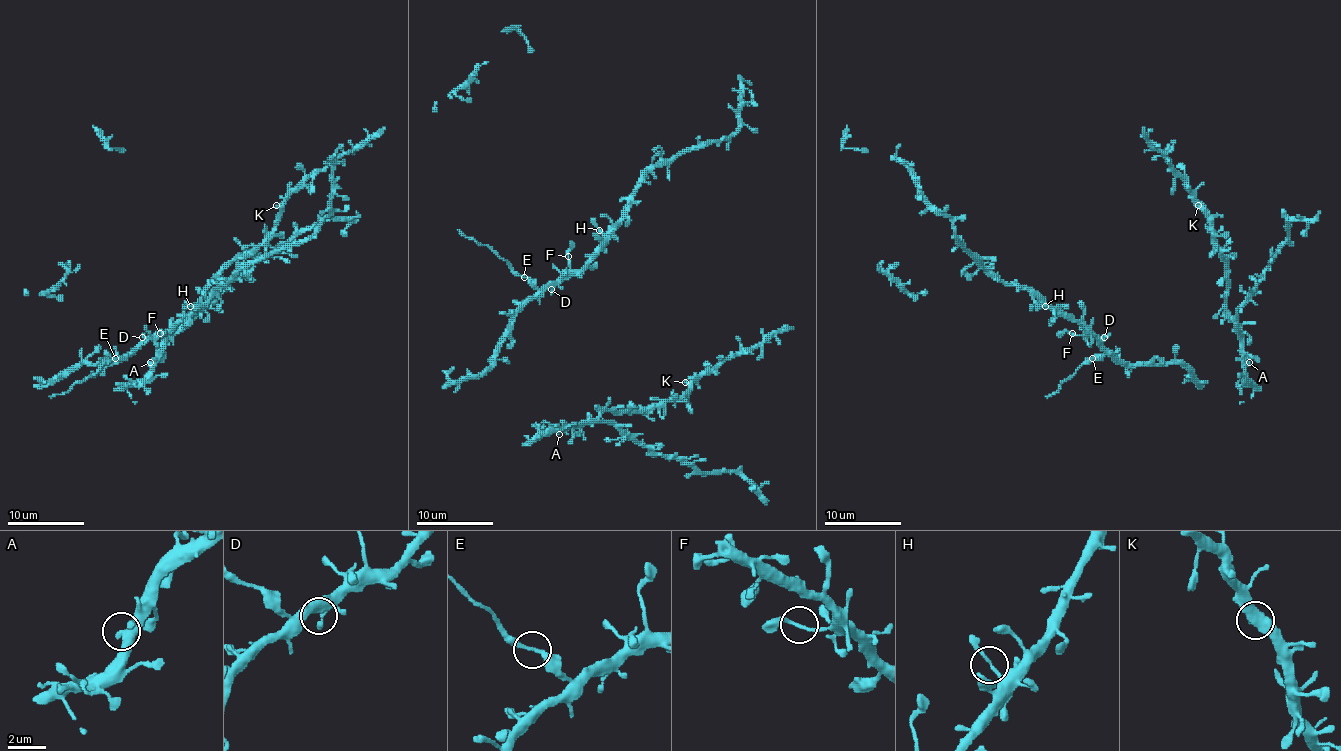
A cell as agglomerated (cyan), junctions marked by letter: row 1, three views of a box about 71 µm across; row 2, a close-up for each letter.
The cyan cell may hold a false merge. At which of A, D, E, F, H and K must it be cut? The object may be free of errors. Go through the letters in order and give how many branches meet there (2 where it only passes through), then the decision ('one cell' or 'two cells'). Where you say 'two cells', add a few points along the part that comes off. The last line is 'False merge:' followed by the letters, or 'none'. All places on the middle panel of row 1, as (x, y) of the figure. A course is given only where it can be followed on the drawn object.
A: branches 2; one cell
D: branches 2; one cell
E: branches 2; two cells; course (524, 277), (488, 247), (465, 237), (457, 230)
F: branches 2; one cell
H: branches 2; one cell
K: branches 2; one cell
False merge: E

